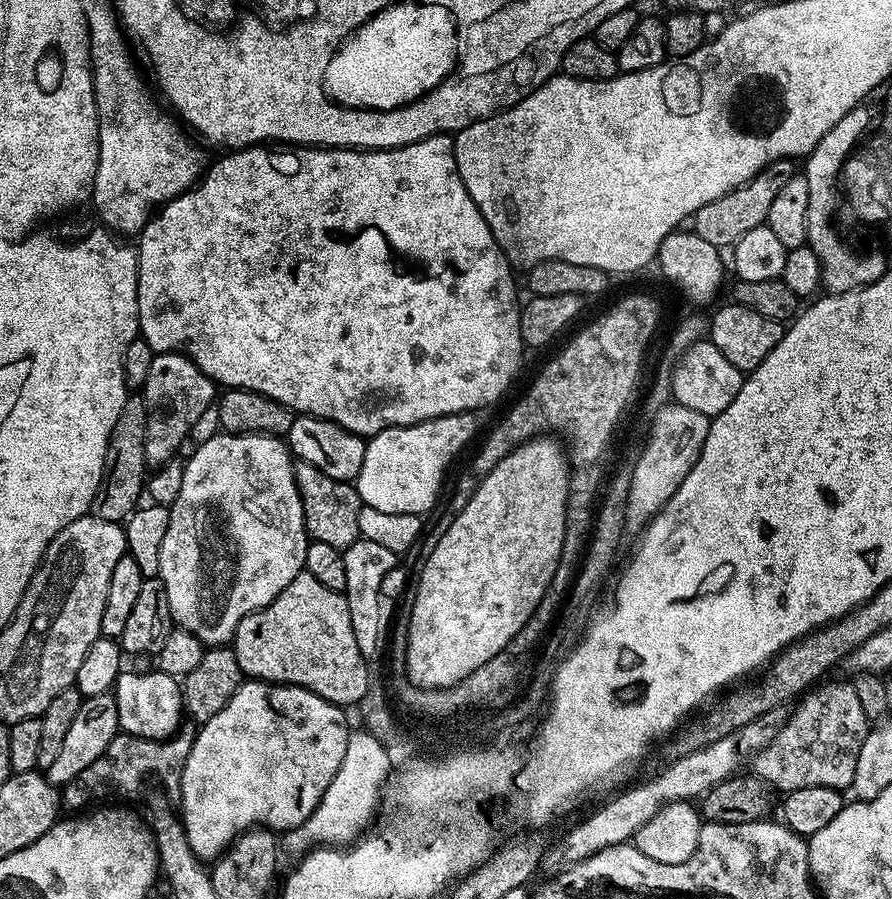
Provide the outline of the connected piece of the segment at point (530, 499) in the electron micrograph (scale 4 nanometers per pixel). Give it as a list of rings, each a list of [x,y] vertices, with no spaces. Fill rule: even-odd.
[[[544,434],[518,445],[512,452],[497,462],[492,470],[482,476],[477,483],[473,496],[466,506],[455,513],[456,517],[447,522],[444,533],[432,545],[432,553],[424,560],[420,568],[420,581],[416,584],[413,595],[413,608],[409,620],[409,644],[406,650],[407,677],[417,688],[452,687],[462,682],[468,674],[478,669],[483,663],[499,655],[509,647],[508,644],[517,635],[523,633],[525,626],[536,613],[536,607],[542,602],[555,572],[559,568],[560,555],[563,550],[563,539],[566,538],[567,504],[570,481],[570,460],[566,455],[565,445],[551,440],[551,435]]]

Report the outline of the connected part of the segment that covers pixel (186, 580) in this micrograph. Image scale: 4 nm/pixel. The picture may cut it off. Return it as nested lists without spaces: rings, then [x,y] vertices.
[[[217,431],[217,436],[204,440],[192,452],[189,460],[183,461],[184,473],[182,474],[181,489],[178,490],[177,498],[170,505],[168,514],[168,525],[166,526],[166,538],[162,538],[162,554],[160,555],[159,579],[166,586],[166,602],[170,602],[170,614],[172,615],[175,627],[184,628],[194,634],[206,646],[224,646],[236,635],[238,622],[246,618],[246,614],[264,608],[300,572],[305,571],[306,550],[310,543],[308,531],[304,528],[304,511],[300,501],[300,491],[296,488],[296,479],[292,473],[294,457],[285,441],[279,435],[267,432],[227,432]]]

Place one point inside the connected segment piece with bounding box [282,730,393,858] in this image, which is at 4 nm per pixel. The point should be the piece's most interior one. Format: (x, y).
(347, 806)

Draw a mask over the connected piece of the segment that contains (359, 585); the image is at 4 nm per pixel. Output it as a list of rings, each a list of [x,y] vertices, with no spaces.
[[[358,538],[353,544],[343,549],[346,562],[346,586],[343,594],[348,600],[350,626],[354,626],[354,639],[365,658],[373,658],[386,644],[386,626],[384,630],[384,608],[380,605],[380,591],[384,588],[384,579],[396,568],[397,553],[386,550],[378,542]]]

